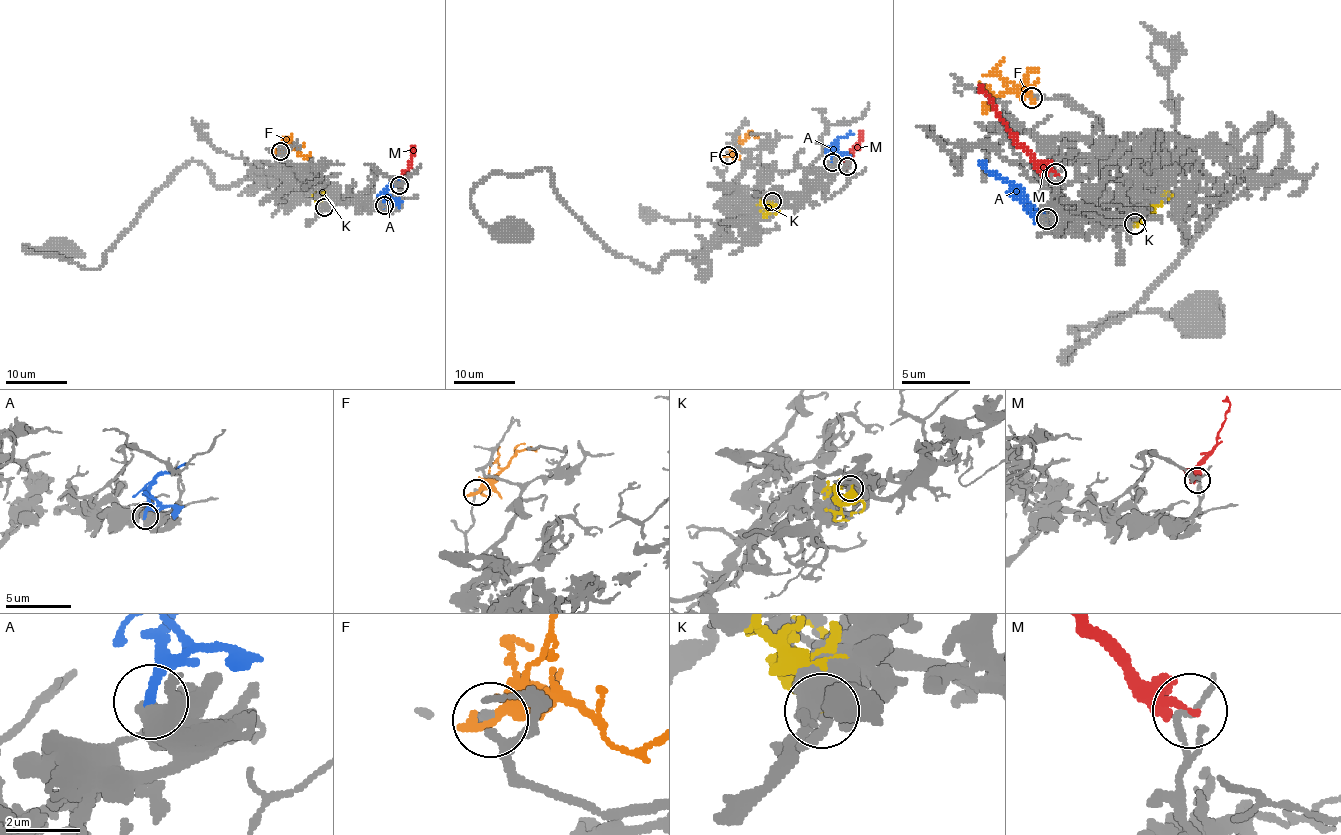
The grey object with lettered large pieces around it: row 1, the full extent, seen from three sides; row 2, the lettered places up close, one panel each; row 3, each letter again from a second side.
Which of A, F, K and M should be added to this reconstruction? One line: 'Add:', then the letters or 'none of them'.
Add: A

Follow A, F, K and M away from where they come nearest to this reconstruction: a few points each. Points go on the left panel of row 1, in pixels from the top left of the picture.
A: (384, 205), (387, 188), (404, 180)
F: (279, 151), (293, 148), (301, 156), (309, 153)
K: (324, 207), (330, 200), (321, 191)
M: (400, 185), (400, 177), (409, 167), (413, 145)

